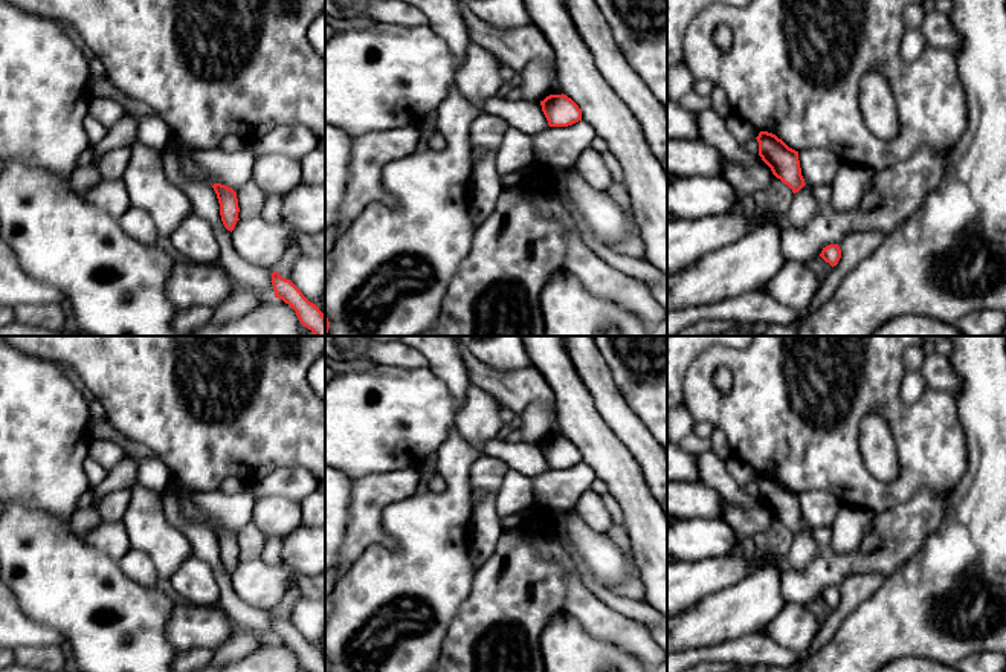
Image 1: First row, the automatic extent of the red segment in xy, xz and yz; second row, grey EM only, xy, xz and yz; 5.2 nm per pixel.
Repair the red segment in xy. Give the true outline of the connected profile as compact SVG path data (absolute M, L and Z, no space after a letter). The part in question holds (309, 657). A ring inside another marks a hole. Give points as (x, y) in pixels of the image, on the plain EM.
M273 614L272 626L275 640L289 646L296 654L296 658L304 669L308 672L325 672L325 657L316 646L310 645L290 622Z

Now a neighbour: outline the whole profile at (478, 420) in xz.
M470 385L463 406L458 409L455 426L461 437L482 452L484 444L498 437L502 403L490 391Z

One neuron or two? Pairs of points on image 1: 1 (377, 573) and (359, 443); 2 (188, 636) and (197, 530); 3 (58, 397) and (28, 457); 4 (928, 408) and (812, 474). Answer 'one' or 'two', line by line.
1: two
2: two
3: one
4: one

